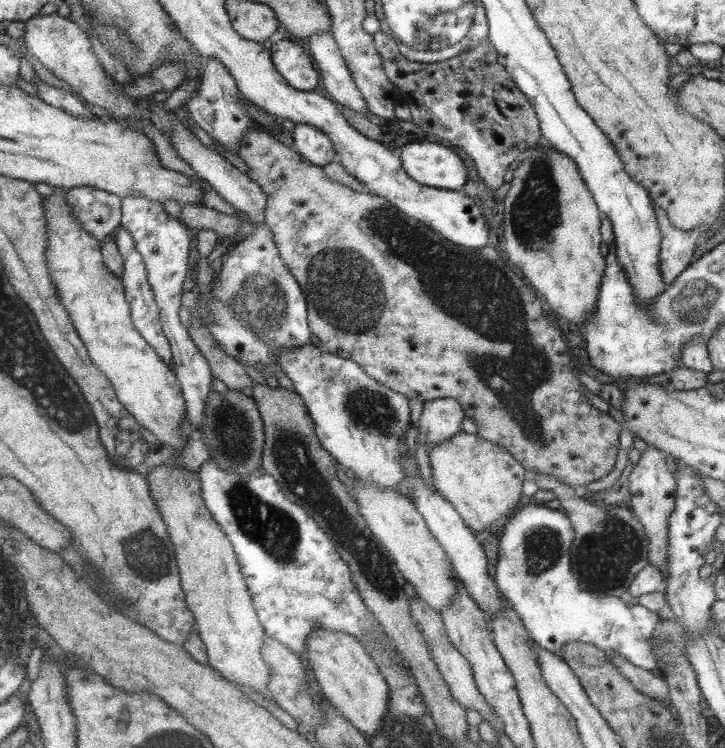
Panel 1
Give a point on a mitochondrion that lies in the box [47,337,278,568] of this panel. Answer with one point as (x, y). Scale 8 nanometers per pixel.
(230, 419)

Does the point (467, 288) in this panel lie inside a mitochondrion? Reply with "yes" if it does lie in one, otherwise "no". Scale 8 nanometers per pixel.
yes

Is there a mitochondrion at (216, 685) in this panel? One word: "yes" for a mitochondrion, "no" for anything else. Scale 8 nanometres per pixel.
no

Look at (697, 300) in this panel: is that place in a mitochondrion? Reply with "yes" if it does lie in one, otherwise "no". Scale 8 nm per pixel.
yes

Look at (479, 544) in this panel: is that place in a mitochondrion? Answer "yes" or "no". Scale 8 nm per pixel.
no

